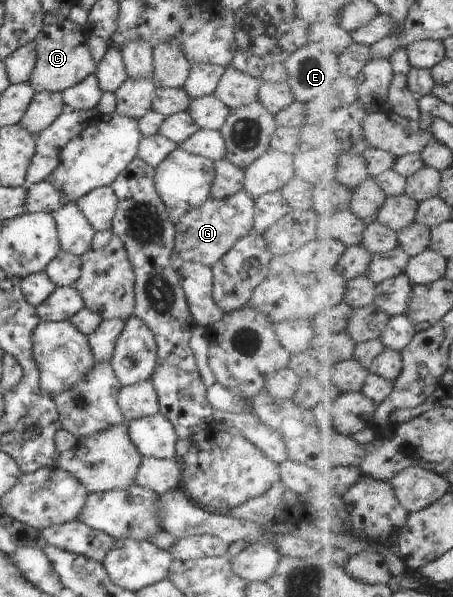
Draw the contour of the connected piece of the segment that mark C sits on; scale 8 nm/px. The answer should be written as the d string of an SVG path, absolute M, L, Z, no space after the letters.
M64 19L58 24L44 25L42 32L35 38L34 44L37 59L28 83L37 93L64 92L96 72L97 63L91 53L89 36L71 20Z

